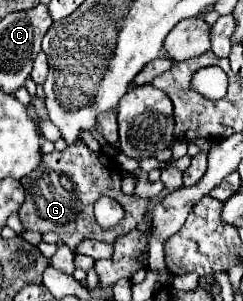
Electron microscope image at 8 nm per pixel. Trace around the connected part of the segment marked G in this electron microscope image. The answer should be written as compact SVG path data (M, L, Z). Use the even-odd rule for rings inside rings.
M81 139L75 145L69 145L63 153L53 151L49 155L43 155L39 169L21 179L21 185L25 189L25 203L19 209L23 227L39 233L53 231L71 251L75 251L83 239L115 243L117 237L123 237L141 221L145 221L149 207L147 199L137 199L133 195L127 197L121 193L119 173L121 169L113 157L107 157L103 151L91 151ZM99 197L111 197L125 209L125 217L113 229L103 229L95 221L93 205Z

